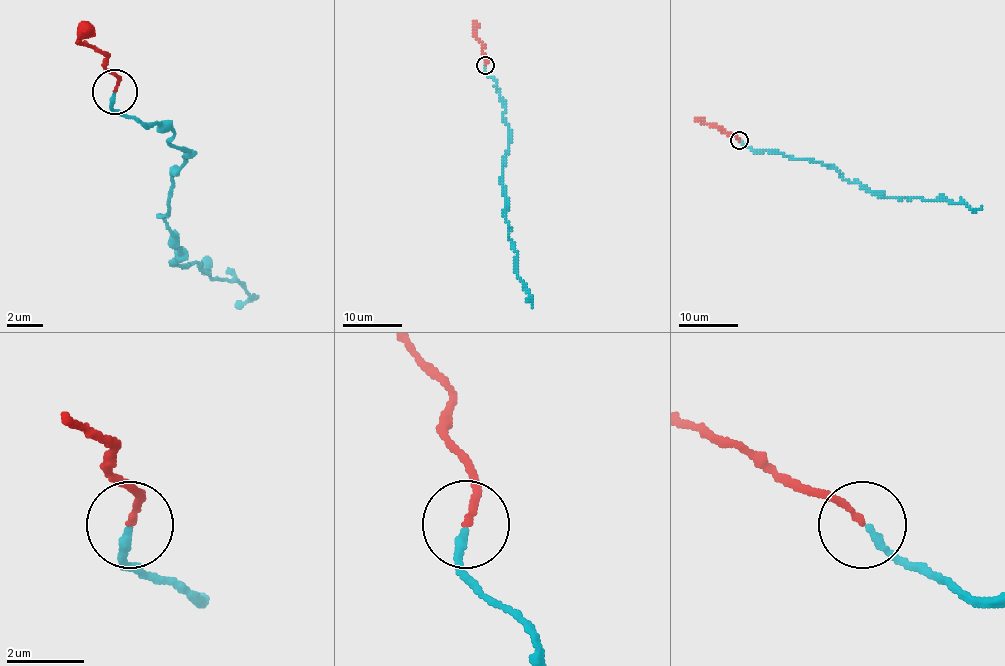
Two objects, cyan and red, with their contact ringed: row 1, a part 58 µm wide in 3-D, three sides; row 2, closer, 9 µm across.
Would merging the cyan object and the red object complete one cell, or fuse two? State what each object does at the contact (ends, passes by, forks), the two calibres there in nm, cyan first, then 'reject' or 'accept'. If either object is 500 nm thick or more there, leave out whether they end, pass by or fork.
cyan ends | red ends | 200/170 nm | accept

